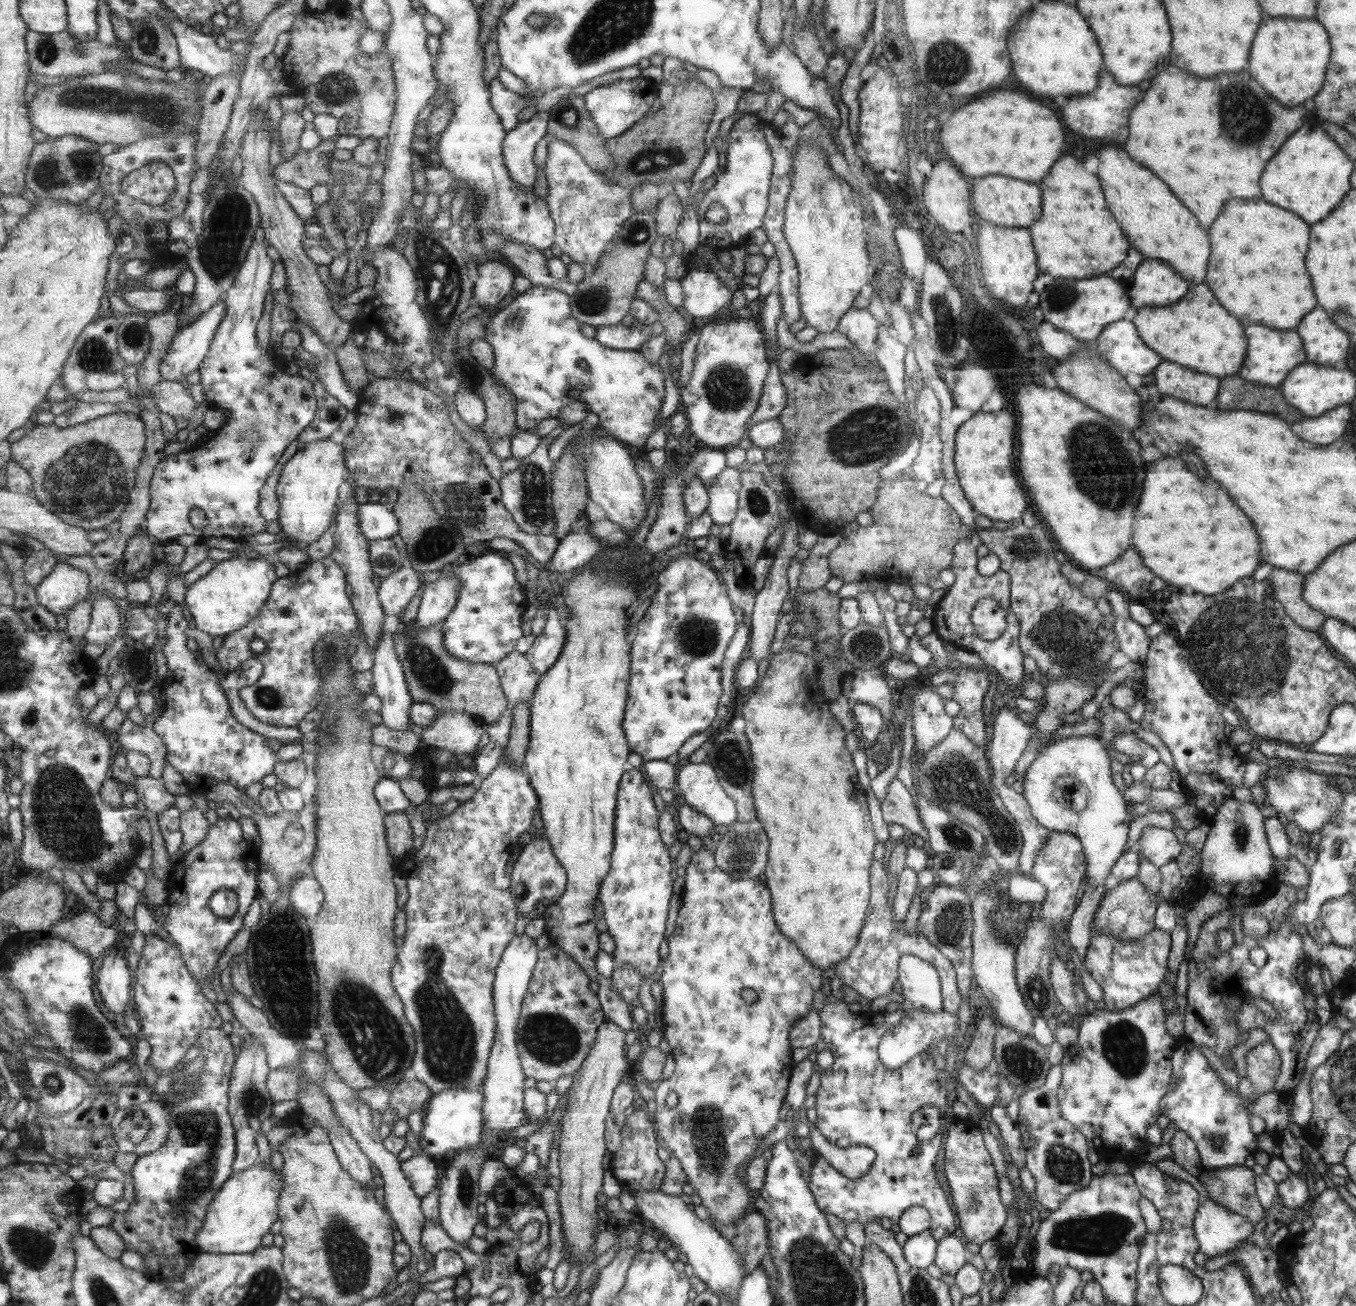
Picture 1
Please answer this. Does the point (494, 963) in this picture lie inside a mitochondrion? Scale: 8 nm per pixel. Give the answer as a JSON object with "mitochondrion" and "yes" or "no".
{"mitochondrion":"no"}

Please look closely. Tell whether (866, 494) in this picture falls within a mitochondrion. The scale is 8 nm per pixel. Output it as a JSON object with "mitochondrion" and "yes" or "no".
{"mitochondrion":"no"}

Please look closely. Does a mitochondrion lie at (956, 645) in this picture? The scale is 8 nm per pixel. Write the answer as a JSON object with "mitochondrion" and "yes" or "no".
{"mitochondrion":"no"}

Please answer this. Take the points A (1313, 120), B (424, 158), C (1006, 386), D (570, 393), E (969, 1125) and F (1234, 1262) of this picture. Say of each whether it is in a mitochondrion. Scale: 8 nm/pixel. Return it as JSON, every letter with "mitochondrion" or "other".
{"A":"other","B":"other","C":"other","D":"other","E":"other","F":"other"}

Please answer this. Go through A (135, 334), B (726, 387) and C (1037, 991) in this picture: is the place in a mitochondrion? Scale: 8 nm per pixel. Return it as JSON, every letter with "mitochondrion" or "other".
{"A":"mitochondrion","B":"mitochondrion","C":"mitochondrion"}

